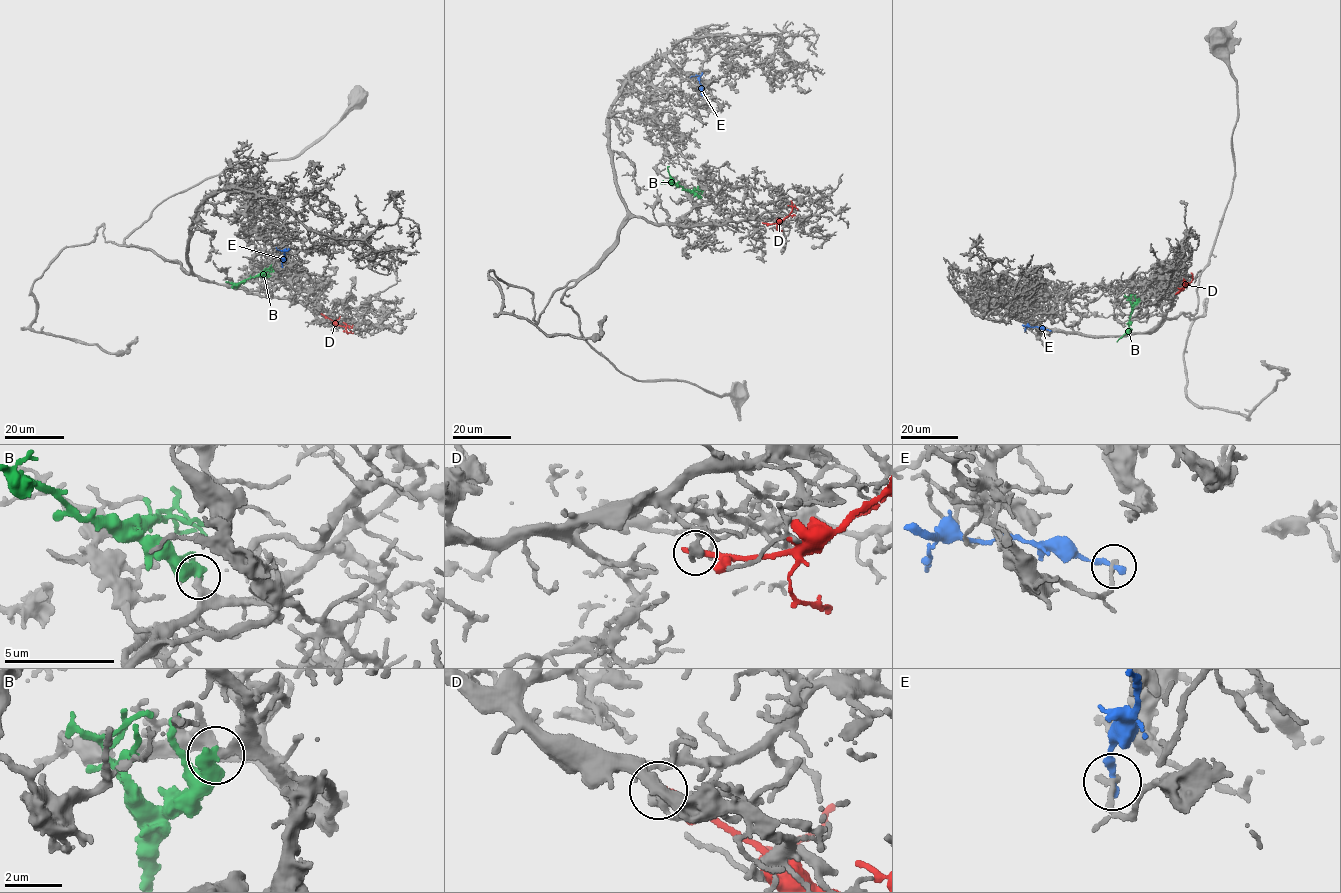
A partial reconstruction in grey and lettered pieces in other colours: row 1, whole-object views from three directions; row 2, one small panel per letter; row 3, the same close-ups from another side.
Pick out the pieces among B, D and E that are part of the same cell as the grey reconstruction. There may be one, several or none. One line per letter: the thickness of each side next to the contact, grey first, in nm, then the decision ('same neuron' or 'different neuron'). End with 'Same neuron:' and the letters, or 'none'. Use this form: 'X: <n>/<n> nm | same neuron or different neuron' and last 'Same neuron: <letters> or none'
B: 320/550 nm | same neuron
D: 440/320 nm | different neuron
E: 240/280 nm | different neuron
Same neuron: B

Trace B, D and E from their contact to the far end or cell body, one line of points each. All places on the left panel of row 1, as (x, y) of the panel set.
B: (269, 275), (257, 275), (233, 288)
D: (322, 315), (345, 327), (346, 333)
E: (282, 265), (285, 250), (276, 247)

